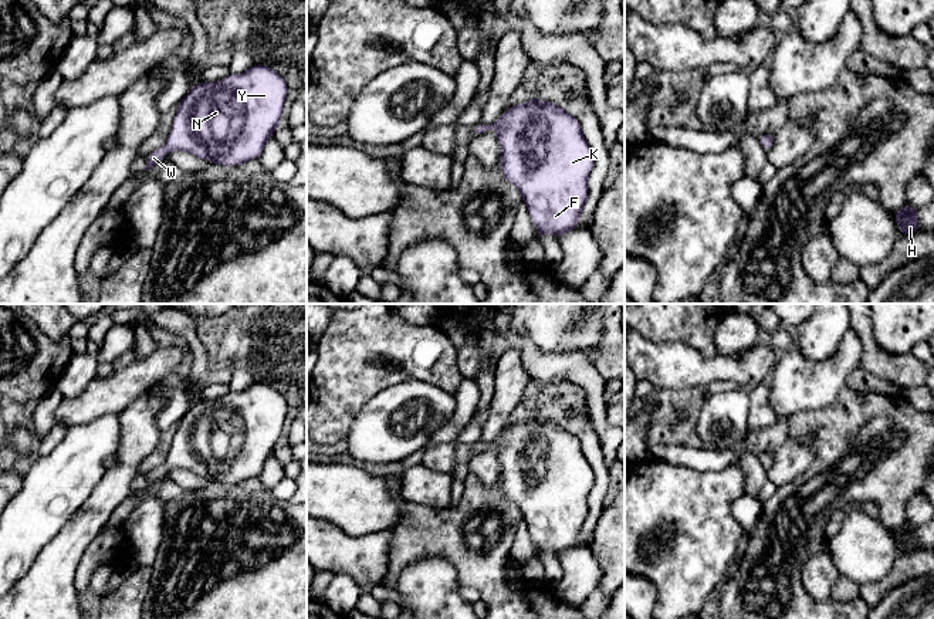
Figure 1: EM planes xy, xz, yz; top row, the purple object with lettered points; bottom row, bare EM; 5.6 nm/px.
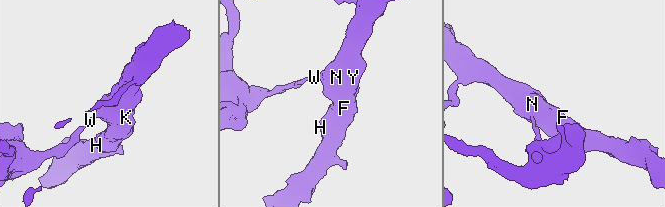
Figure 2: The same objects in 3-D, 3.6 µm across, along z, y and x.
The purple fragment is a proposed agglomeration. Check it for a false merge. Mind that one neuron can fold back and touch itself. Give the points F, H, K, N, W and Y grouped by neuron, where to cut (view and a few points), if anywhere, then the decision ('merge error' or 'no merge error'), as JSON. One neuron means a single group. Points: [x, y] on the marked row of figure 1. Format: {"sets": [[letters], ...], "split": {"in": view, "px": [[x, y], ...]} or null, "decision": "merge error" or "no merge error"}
{"sets": [["F", "H", "K", "N", "W", "Y"]], "split": null, "decision": "no merge error"}

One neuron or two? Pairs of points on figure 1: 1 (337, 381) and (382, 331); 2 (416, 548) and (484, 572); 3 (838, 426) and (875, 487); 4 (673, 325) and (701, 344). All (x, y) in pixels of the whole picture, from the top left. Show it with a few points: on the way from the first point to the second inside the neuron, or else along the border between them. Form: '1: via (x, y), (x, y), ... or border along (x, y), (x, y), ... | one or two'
1: via (349, 368), (372, 344) | one
2: via (433, 547), (459, 547), (467, 555) | one
3: via (870, 415), (893, 415), (910, 430), (897, 455) | one
4: via (680, 325), (694, 337) | one

